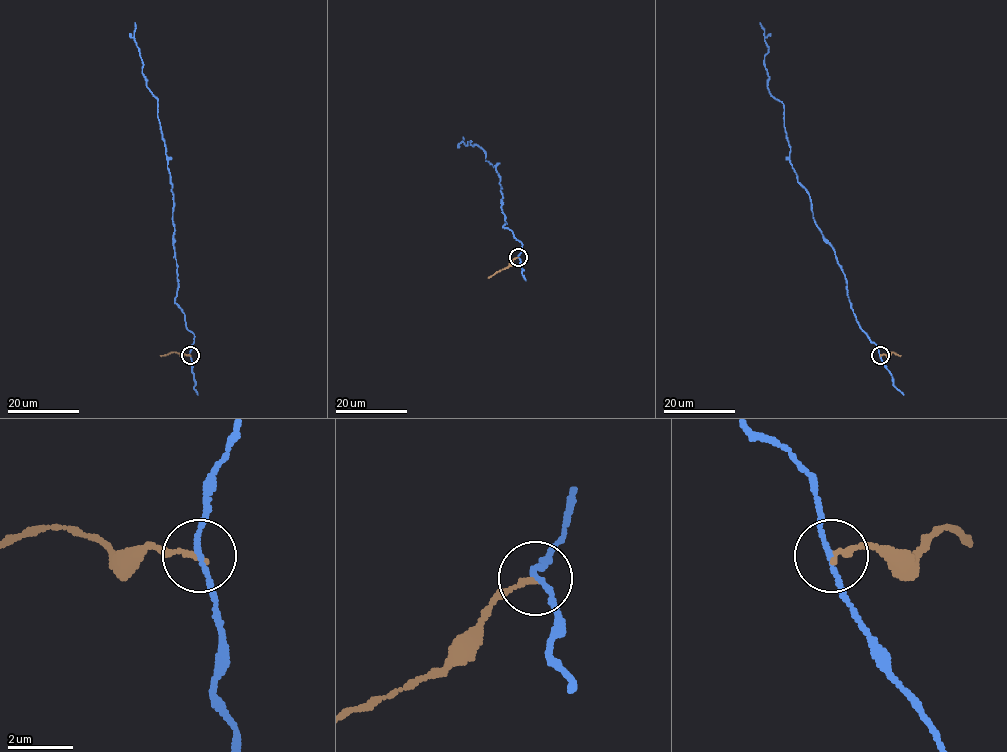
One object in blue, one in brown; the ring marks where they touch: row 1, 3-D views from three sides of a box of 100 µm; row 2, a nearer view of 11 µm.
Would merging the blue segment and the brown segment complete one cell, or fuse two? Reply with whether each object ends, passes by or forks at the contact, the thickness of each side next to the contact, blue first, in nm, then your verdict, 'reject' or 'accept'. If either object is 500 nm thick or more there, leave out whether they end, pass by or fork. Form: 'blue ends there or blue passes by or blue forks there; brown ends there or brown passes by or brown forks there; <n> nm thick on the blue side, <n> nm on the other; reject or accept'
blue passes by; brown ends there; 130 nm thick on the blue side, 160 nm on the other; reject

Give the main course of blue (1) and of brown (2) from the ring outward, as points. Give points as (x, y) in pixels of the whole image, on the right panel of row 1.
1: (880, 355), (860, 328), (841, 266), (789, 160), (784, 105), (767, 86), (769, 47), (760, 22)
2: (880, 355), (892, 352), (901, 355)

